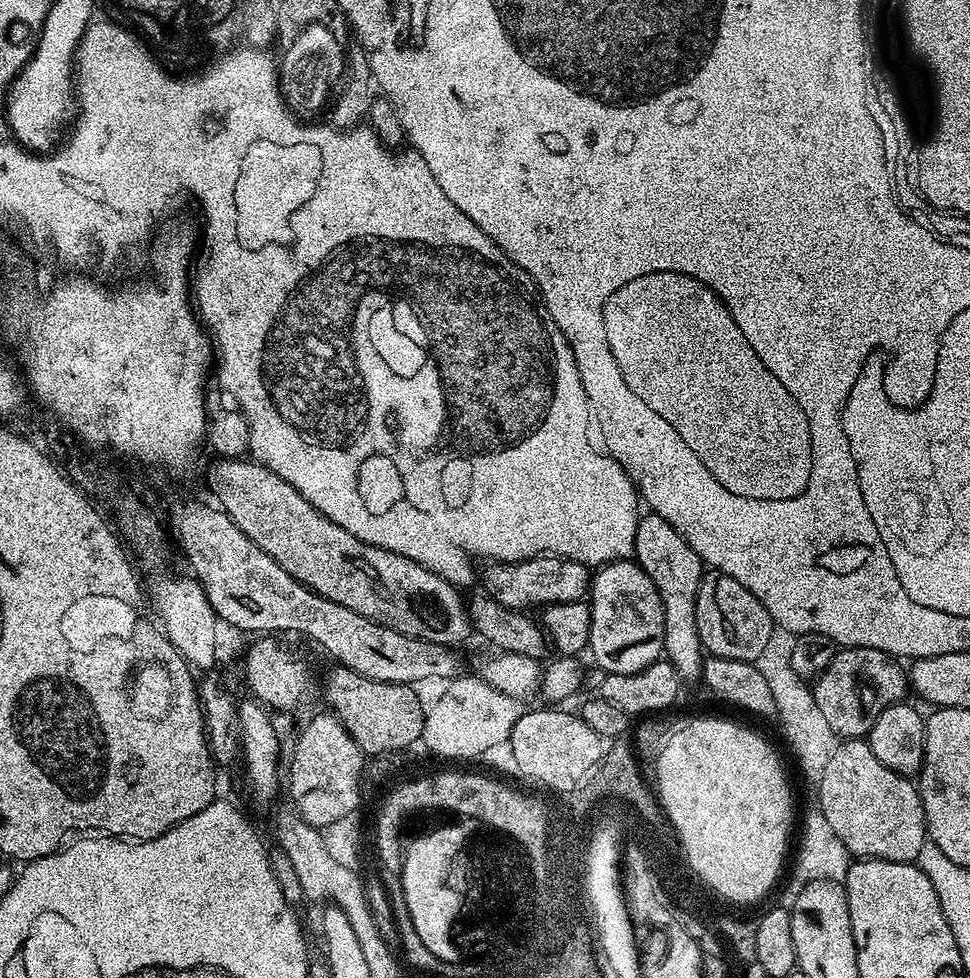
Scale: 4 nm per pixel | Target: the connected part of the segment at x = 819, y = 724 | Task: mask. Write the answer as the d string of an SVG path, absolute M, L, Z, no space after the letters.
M779 626L773 627L769 641L766 642L762 654L755 660L756 669L770 688L773 703L785 704L780 712L780 722L787 742L792 746L798 760L800 770L805 780L818 786L822 780L823 771L827 763L834 756L834 752L840 743L827 725L826 718L819 713L814 702L811 687L792 668L791 656L797 635Z

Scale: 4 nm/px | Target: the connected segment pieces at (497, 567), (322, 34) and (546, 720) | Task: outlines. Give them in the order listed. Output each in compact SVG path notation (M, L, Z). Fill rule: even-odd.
M551 554L543 556L531 556L528 560L518 562L488 562L484 567L484 588L483 591L494 598L502 606L515 608L517 610L528 610L531 604L547 606L558 604L564 601L579 601L589 591L589 581L580 580L580 575L586 572L585 565L577 564L574 560L566 560Z
M312 24L304 36L298 36L283 50L279 63L284 65L284 70L278 74L281 86L281 96L285 105L297 115L310 114L318 111L329 101L335 82L343 72L346 54L342 52L343 45L326 30L324 26Z
M544 706L537 712L524 710L521 716L514 724L510 747L512 753L510 759L517 773L529 776L536 784L541 784L544 788L553 788L556 792L571 793L577 786L583 785L589 775L591 775L595 766L599 763L601 756L606 751L605 741L586 722L580 720L579 715L568 712L555 712L557 710L552 706Z

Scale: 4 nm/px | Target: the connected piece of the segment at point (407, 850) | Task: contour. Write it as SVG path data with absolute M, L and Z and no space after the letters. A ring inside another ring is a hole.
M436 826L433 832L418 837L412 845L409 843L403 849L400 876L410 918L413 919L414 928L425 942L427 949L442 960L453 955L452 946L448 944L448 904L456 904L456 896L452 896L447 875L452 865L452 858L457 848L460 848L462 840L461 829L449 828L445 831L441 826Z

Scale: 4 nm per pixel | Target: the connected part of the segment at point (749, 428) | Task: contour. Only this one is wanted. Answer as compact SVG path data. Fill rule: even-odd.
M628 290L604 304L603 343L607 344L610 354L614 354L614 362L622 378L626 378L626 386L630 386L654 414L662 414L662 418L678 430L682 442L694 450L704 468L732 492L743 493L743 496L792 496L808 476L807 428L800 412L796 412L797 406L785 395L784 387L780 388L767 364L760 361L750 342L746 342L735 317L682 316L678 322L668 322L672 308L656 308L654 294L648 292L646 296L650 298L650 306L648 310L644 308L638 318L648 320L648 324L654 322L654 326L660 324L658 332L628 332Z

